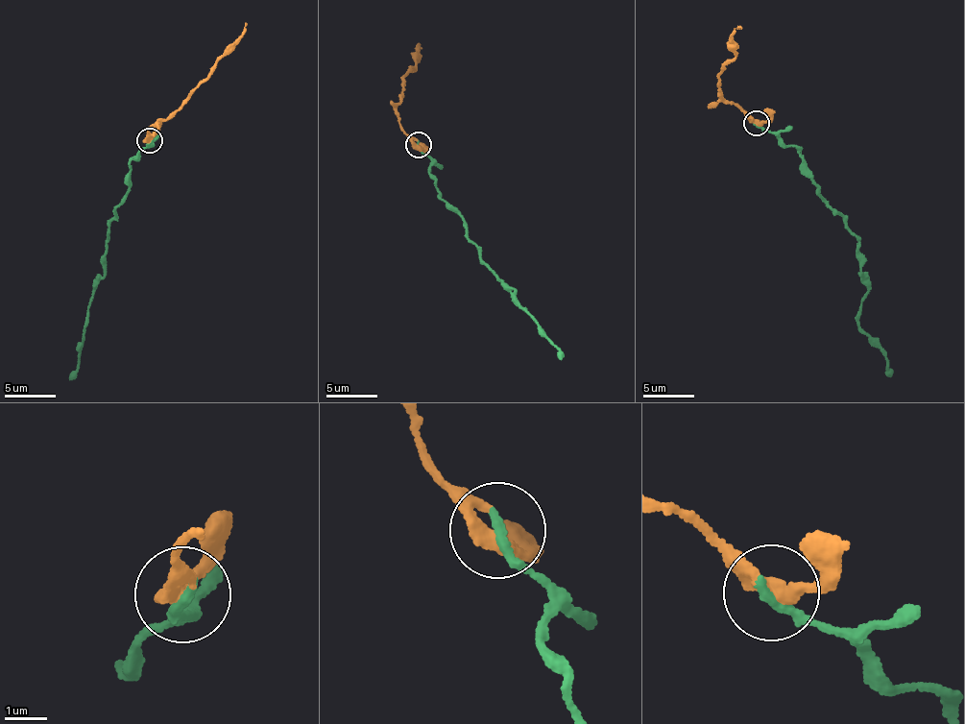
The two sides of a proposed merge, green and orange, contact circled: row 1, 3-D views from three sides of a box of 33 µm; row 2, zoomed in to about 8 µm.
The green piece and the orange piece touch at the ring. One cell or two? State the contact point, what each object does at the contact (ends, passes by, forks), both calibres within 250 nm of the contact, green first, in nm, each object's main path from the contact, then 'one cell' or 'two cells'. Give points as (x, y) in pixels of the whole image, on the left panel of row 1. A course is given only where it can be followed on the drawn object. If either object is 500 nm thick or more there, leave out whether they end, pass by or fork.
(150, 140) | green ends | orange forks | 260/280 nm | green via (150, 139), (150, 145), (131, 160), (129, 189), (108, 224), (104, 278), (94, 290), (77, 374), (68, 380) | orange via (150, 139), (148, 132), (181, 107), (237, 39), (245, 22) | one cell

